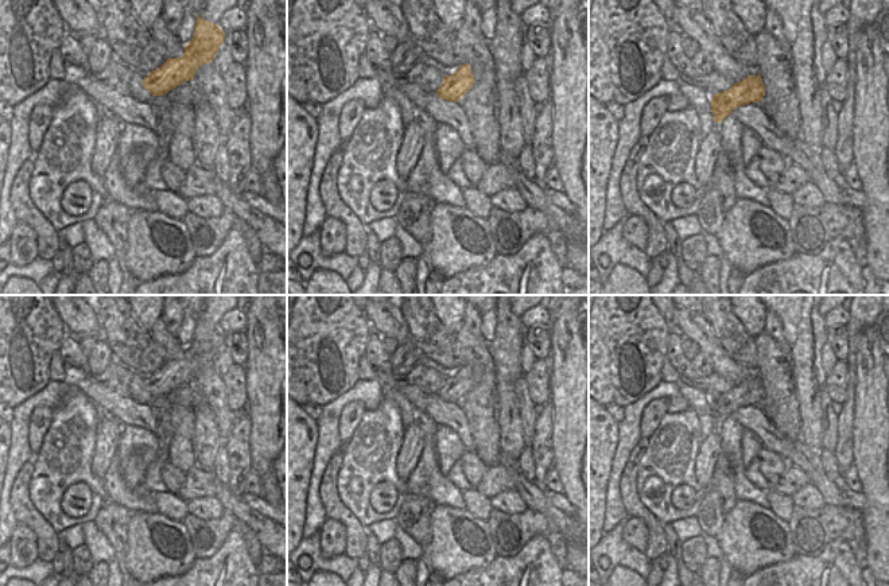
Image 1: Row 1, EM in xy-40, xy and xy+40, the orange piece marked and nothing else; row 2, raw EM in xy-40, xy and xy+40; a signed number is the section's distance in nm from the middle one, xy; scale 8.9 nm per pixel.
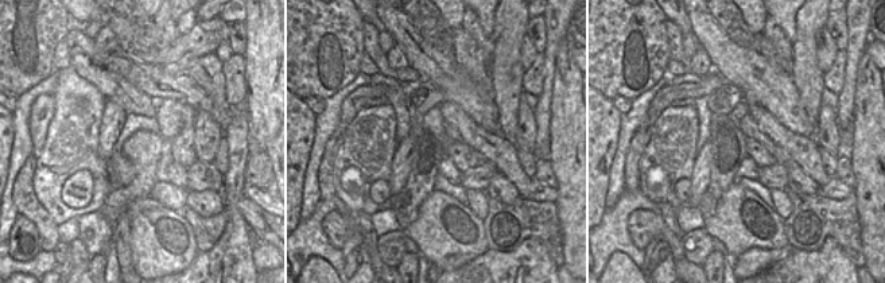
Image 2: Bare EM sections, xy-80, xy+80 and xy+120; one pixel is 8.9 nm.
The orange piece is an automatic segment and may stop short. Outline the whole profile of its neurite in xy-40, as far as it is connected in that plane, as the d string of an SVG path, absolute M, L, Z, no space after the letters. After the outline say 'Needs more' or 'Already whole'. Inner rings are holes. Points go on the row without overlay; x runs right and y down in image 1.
M197 315L197 327L193 341L185 348L179 360L168 360L159 370L152 372L143 381L144 389L152 397L163 397L186 383L193 383L195 373L213 364L218 350L225 346L225 334L218 326L201 321Z. Already whole.

